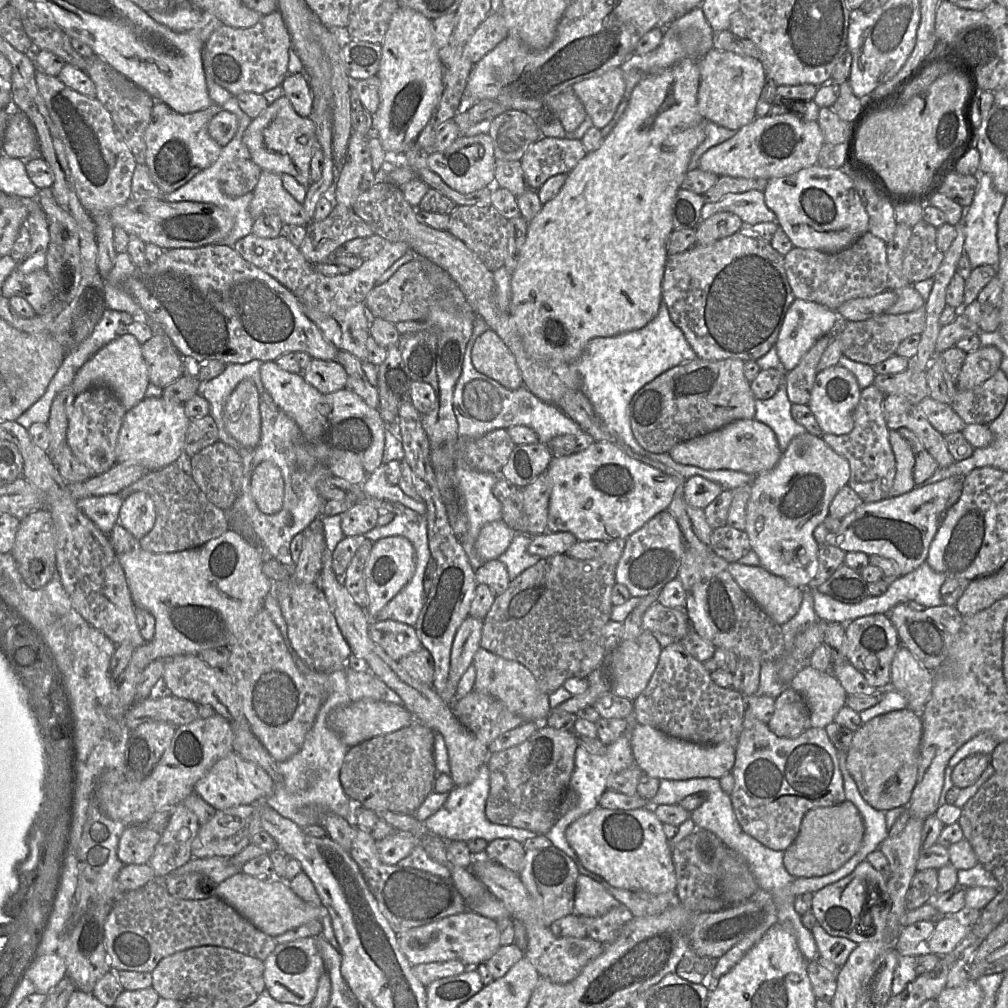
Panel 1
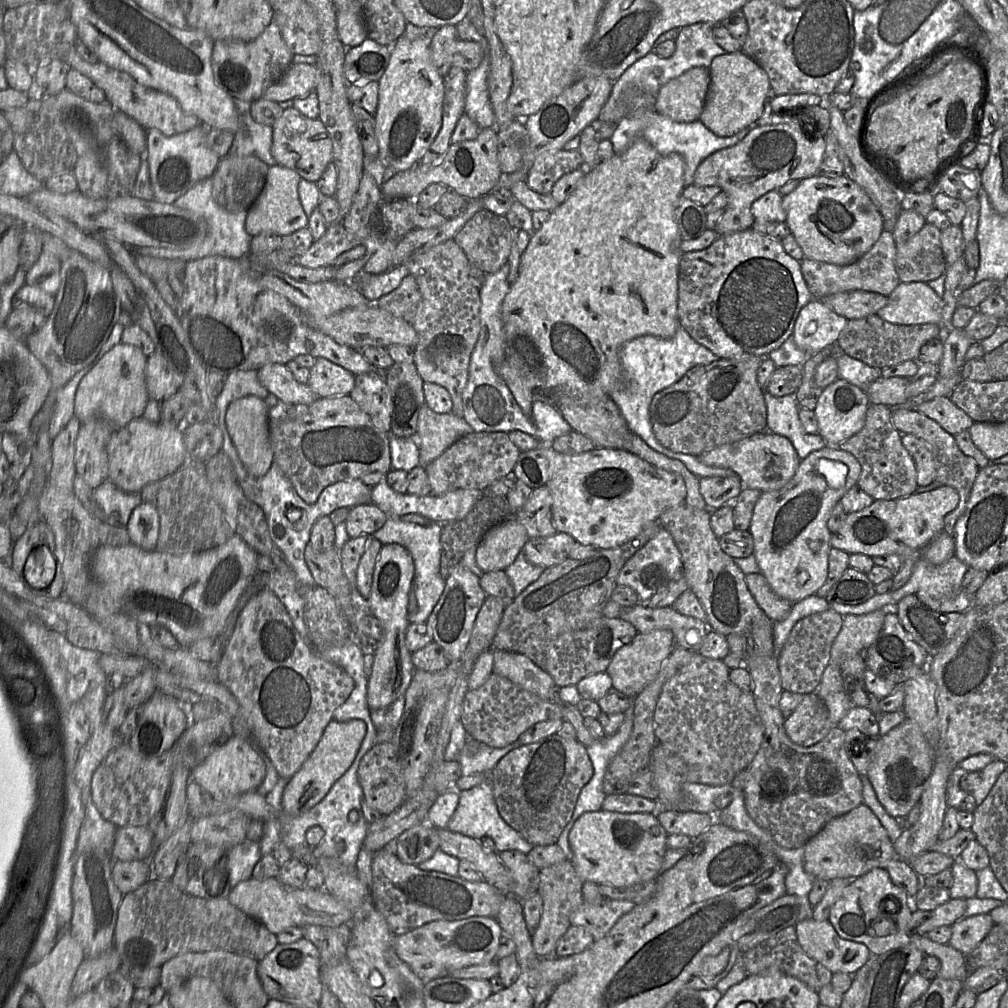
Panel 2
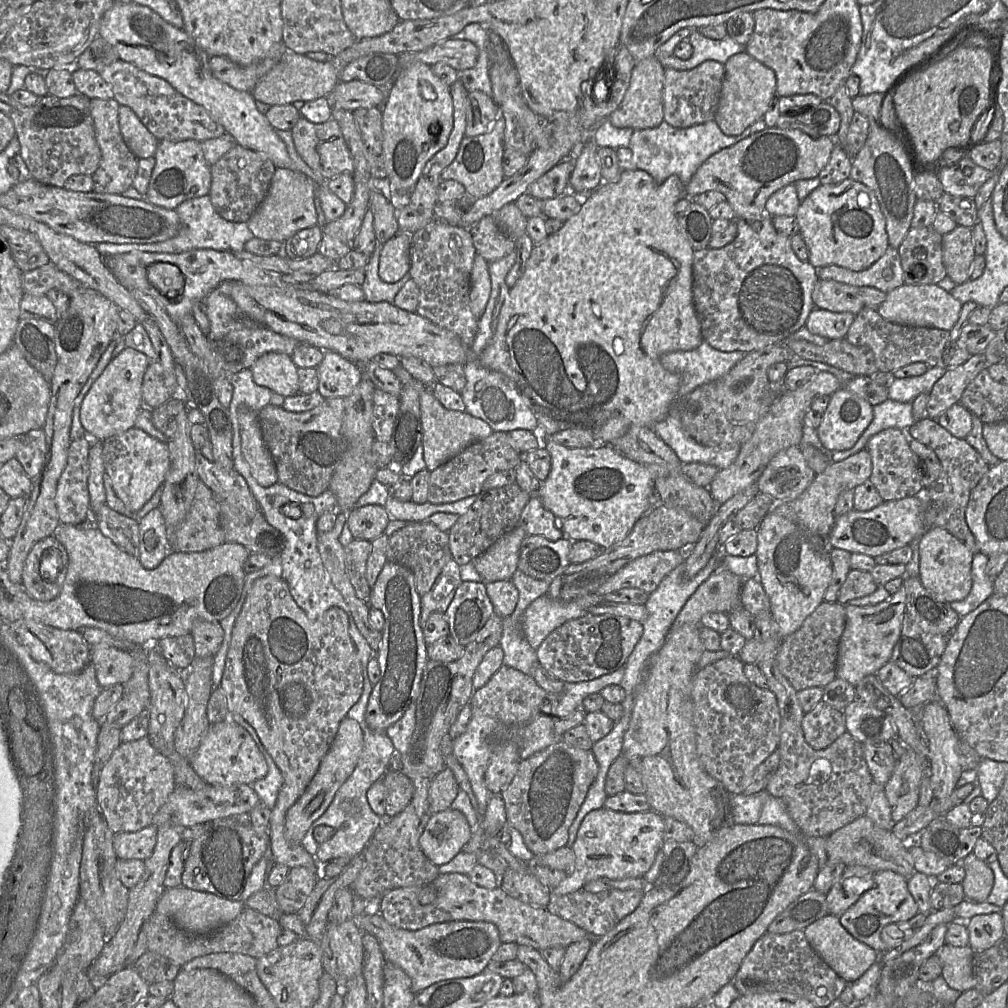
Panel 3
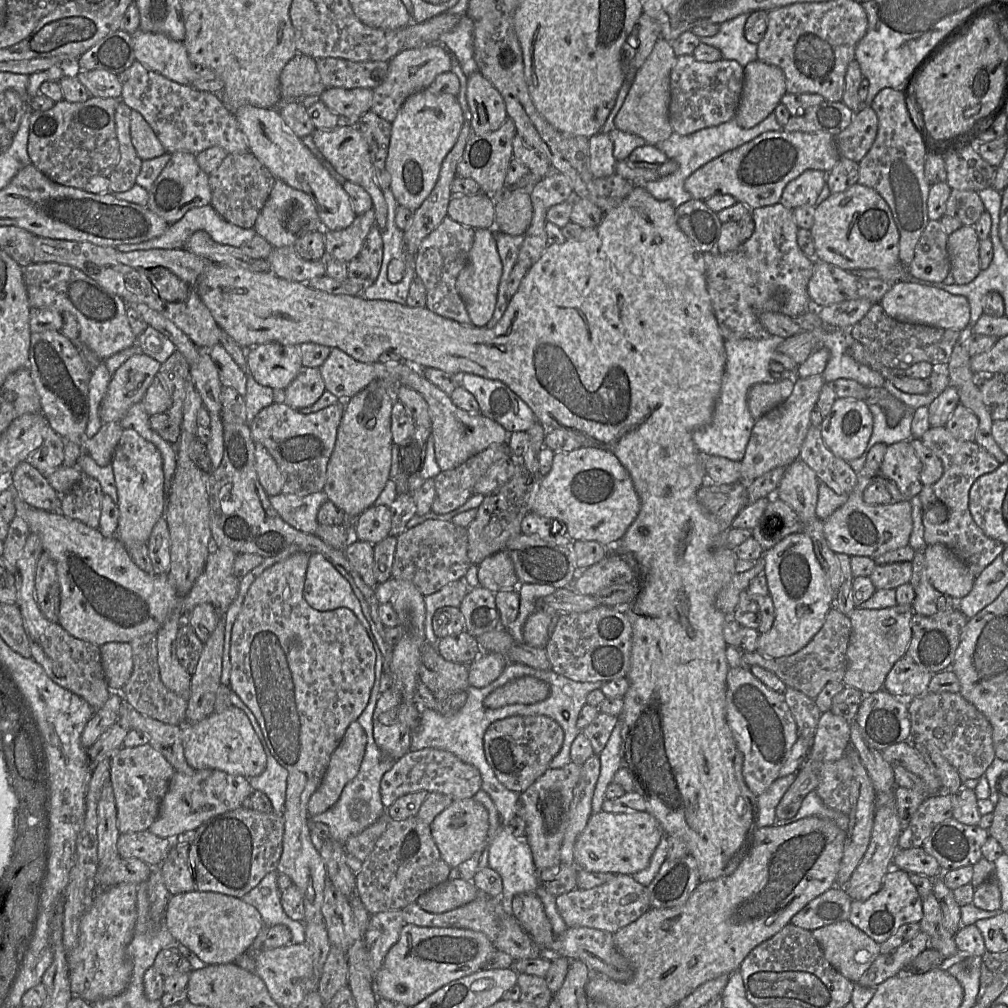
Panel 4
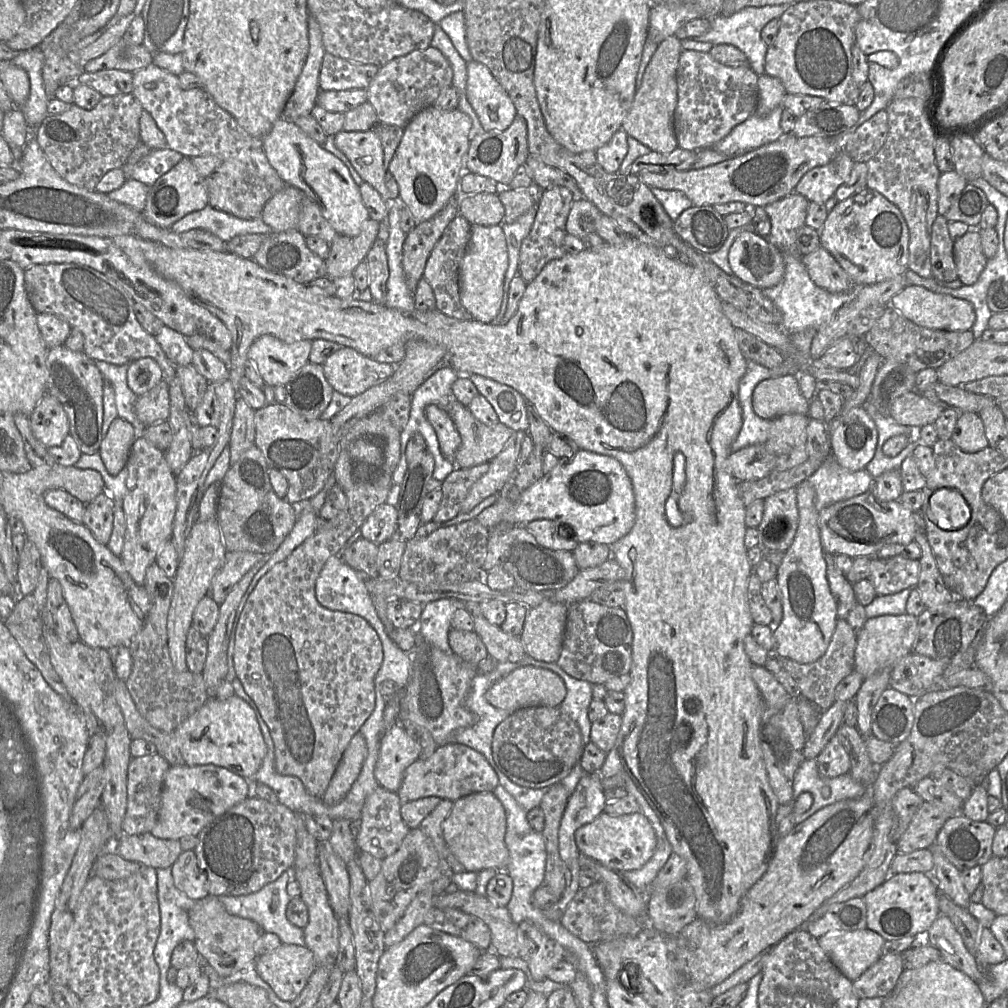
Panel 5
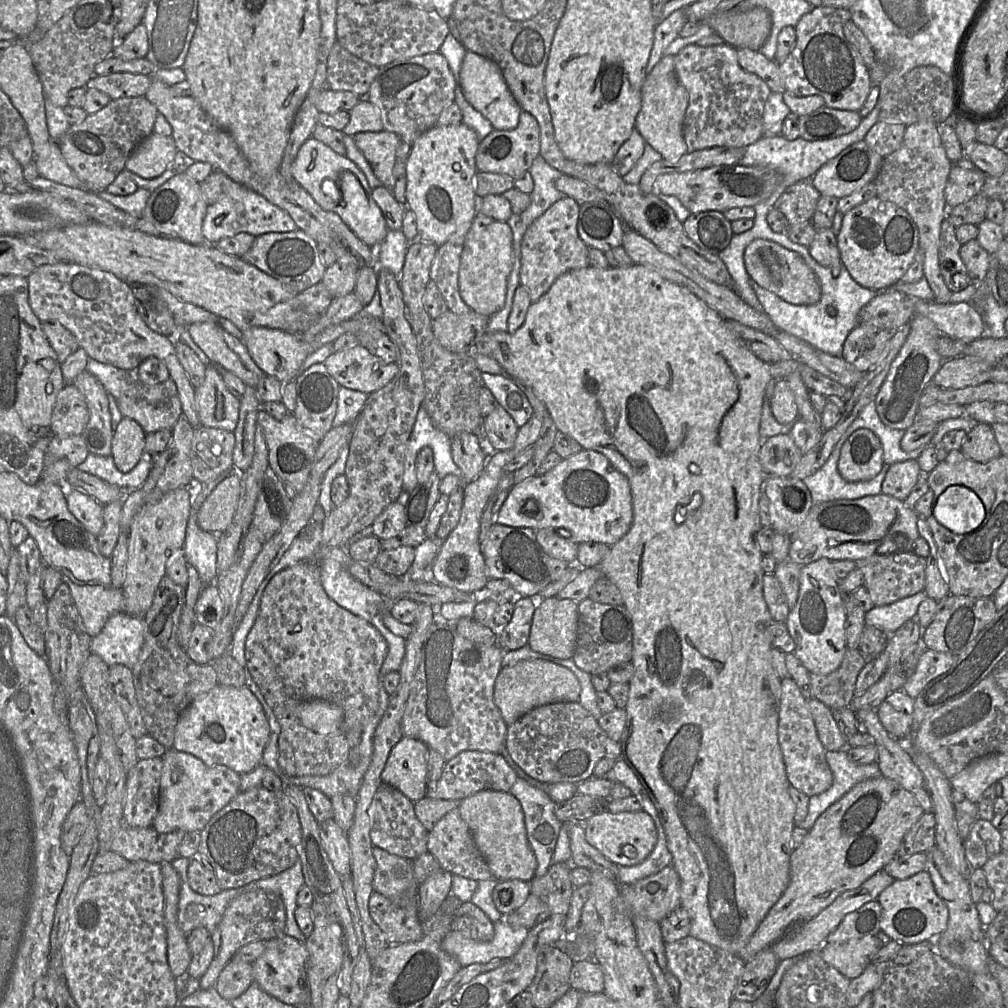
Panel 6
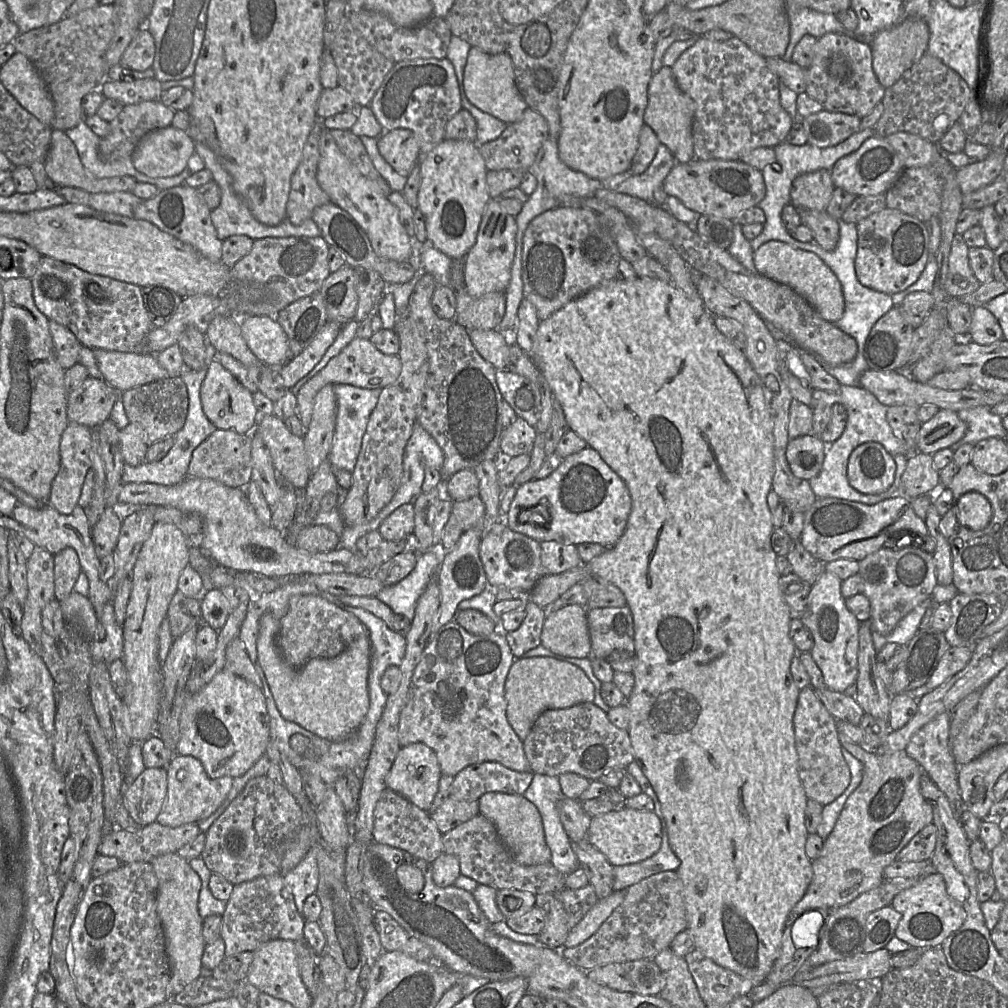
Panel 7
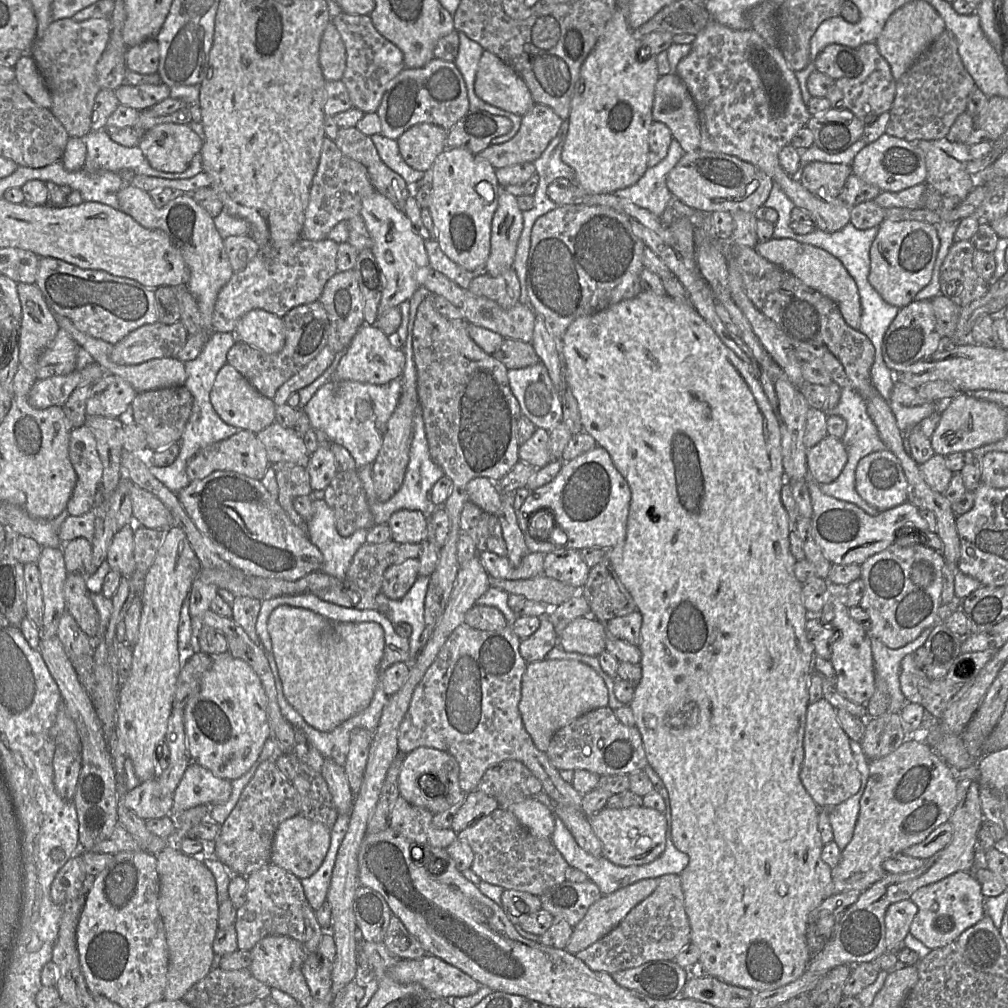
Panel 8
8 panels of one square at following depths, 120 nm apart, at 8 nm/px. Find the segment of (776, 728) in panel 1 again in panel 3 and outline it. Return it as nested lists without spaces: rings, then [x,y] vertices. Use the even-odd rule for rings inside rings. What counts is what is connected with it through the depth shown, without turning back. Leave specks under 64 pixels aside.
[[[823,700],[805,713],[802,729],[807,743],[816,750],[827,748],[843,733],[847,732],[843,712]]]

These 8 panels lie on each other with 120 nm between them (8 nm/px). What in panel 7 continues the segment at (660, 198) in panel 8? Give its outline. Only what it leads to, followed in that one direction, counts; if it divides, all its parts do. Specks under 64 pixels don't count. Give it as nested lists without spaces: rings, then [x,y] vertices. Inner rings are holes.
[[[660,143],[654,159],[644,172],[632,175],[627,171],[624,174],[604,179],[602,183],[604,188],[653,203],[654,190],[662,186],[675,164],[676,160],[670,150]]]

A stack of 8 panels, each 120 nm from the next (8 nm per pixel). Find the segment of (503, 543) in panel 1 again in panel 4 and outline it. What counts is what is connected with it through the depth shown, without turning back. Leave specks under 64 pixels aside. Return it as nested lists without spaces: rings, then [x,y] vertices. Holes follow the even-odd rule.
[[[502,549],[477,565],[479,585],[493,593],[516,589],[520,584],[509,552]]]

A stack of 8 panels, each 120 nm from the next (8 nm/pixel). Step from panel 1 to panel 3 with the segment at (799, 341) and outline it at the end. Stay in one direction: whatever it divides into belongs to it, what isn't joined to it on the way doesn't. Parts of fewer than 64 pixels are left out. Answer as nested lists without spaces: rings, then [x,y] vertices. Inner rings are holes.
[[[814,307],[810,312],[805,327],[812,334],[827,341],[845,338],[855,315],[850,312],[830,312]]]

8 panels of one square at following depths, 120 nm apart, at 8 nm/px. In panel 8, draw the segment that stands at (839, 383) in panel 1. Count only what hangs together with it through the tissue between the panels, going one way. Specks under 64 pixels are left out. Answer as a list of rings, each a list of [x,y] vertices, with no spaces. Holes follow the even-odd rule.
[[[887,449],[870,453],[858,462],[855,488],[879,512],[908,500],[904,470],[898,458]]]

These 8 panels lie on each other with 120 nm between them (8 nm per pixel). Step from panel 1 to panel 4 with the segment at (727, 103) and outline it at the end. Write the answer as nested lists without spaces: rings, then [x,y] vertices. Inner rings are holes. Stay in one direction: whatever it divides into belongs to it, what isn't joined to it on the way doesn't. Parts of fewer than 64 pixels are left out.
[[[754,60],[744,66],[744,84],[734,120],[739,127],[750,129],[771,114],[786,93],[785,76],[782,70],[774,65]]]

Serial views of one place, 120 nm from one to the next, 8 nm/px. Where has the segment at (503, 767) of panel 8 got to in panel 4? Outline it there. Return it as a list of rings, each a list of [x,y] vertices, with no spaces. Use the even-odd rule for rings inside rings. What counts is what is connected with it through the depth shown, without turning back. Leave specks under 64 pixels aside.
[[[434,748],[409,751],[395,761],[390,770],[382,777],[380,793],[386,810],[401,796],[426,791],[442,793],[453,801],[472,798],[481,790],[482,778],[479,770],[458,758],[452,752]]]

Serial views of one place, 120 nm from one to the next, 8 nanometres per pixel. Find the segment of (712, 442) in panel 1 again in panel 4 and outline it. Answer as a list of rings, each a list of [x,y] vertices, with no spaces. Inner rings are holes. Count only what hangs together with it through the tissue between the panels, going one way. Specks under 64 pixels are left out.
[[[798,458],[786,466],[774,496],[787,503],[806,523],[808,515],[816,512],[819,483],[816,473]]]

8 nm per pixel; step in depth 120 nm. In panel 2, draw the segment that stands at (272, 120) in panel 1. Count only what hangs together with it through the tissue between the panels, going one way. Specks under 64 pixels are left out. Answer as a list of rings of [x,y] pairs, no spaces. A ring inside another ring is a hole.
[[[294,107],[285,108],[272,130],[271,154],[275,162],[294,170],[302,179],[317,182],[327,165],[333,162],[332,140],[318,118],[308,118]]]

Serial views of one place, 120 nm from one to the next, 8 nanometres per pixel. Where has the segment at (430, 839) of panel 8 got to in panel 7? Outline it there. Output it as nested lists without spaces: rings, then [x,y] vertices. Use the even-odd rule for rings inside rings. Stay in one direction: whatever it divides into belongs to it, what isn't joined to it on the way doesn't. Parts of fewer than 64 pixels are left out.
[[[389,787],[382,792],[375,809],[373,841],[404,850],[432,863],[443,853],[442,835],[429,811],[419,808]]]

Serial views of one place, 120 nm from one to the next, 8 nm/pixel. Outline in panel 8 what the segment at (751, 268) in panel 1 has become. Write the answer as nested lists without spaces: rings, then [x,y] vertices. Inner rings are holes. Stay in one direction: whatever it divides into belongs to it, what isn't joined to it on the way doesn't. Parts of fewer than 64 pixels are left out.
[[[813,161],[801,169],[797,177],[812,194],[831,199],[838,197],[851,173],[848,165]]]

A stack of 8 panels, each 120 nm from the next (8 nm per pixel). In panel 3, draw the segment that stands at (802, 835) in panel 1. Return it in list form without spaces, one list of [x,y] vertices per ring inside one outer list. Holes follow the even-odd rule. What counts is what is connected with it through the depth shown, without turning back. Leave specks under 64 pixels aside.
[[[864,815],[830,834],[826,838],[826,853],[828,860],[841,861],[846,866],[862,865],[874,873],[891,870],[908,879],[918,872],[914,867],[908,845],[898,839],[893,831],[878,827]]]

